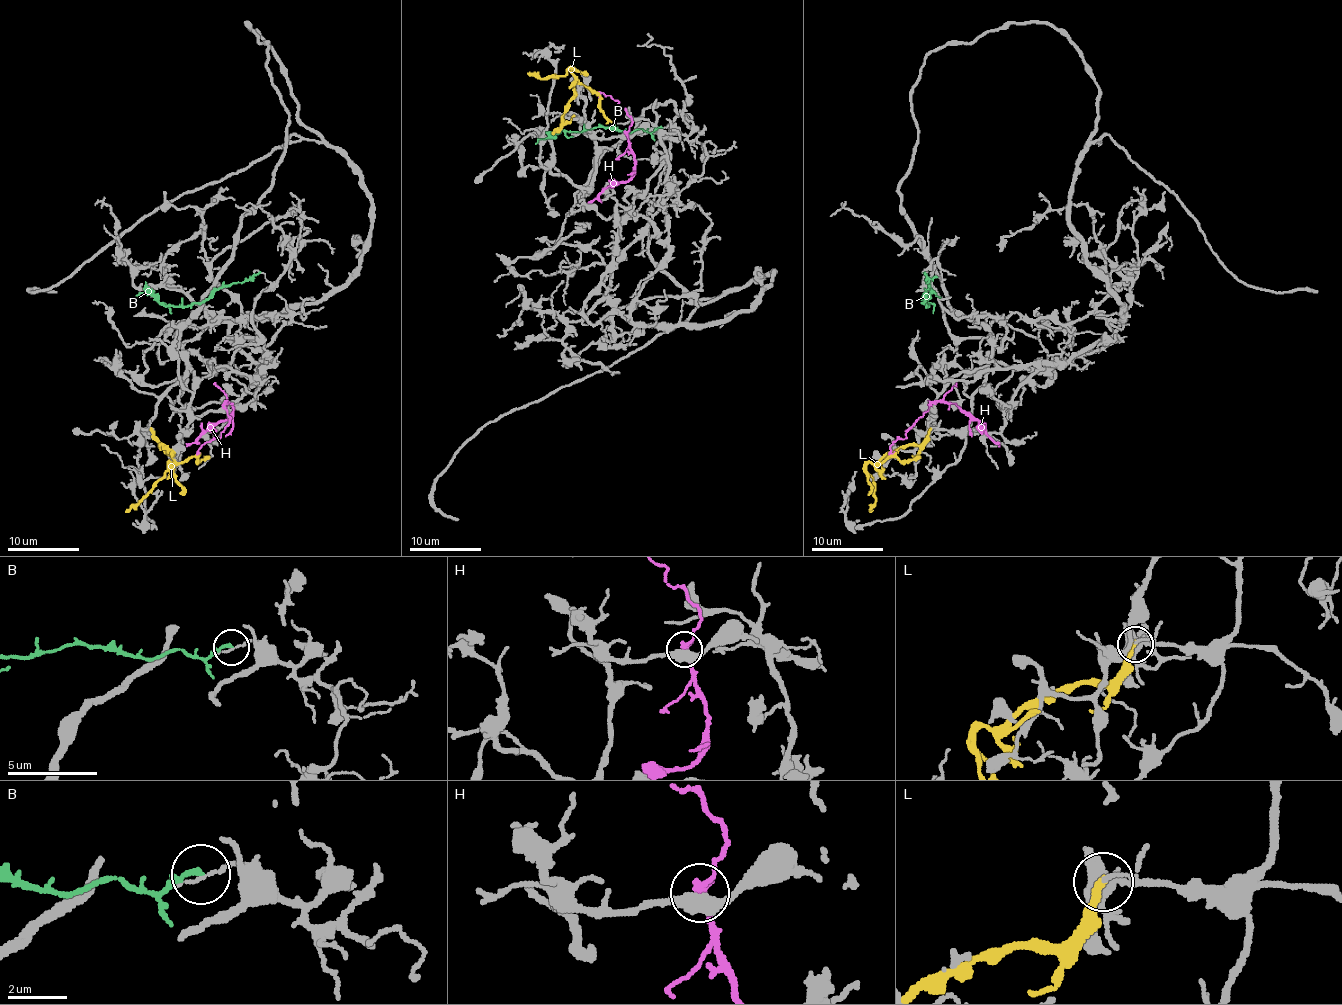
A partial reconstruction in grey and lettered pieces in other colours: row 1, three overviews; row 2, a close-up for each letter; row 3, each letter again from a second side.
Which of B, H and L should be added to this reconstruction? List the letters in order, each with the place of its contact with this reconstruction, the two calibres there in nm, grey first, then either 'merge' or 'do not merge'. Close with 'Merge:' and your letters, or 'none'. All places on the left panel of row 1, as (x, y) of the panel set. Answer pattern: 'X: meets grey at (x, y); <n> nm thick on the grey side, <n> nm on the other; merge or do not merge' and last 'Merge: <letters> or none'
B: meets grey at (259, 272); 130 nm thick on the grey side, 180 nm on the other; do not merge
H: meets grey at (223, 405); 460 nm thick on the grey side, 260 nm on the other; do not merge
L: meets grey at (151, 429); 120 nm thick on the grey side, 280 nm on the other; do not merge
Merge: none

